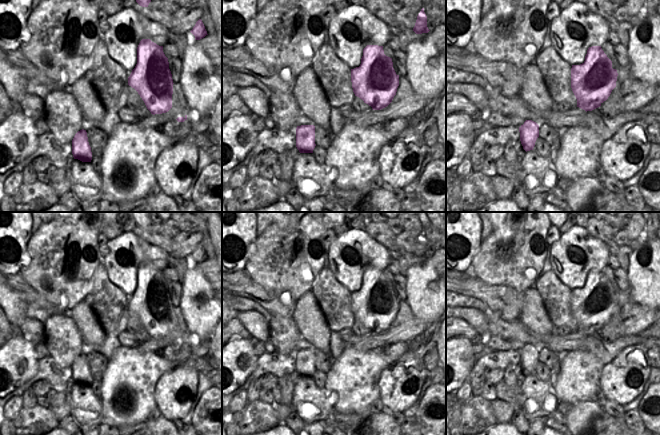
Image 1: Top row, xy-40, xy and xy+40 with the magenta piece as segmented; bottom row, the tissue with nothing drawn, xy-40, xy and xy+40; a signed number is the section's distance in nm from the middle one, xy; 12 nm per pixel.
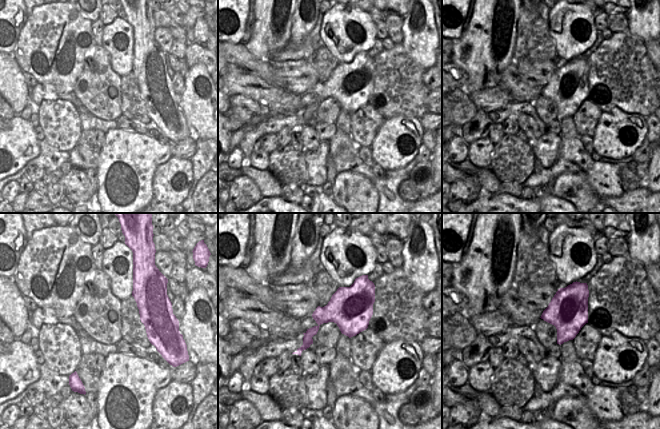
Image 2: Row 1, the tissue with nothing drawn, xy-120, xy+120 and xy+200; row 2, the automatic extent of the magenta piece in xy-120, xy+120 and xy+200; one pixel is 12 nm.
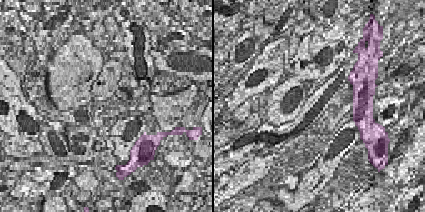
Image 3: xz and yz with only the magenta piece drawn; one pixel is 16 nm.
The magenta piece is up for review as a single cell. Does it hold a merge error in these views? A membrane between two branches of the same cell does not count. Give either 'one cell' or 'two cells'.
two cells

